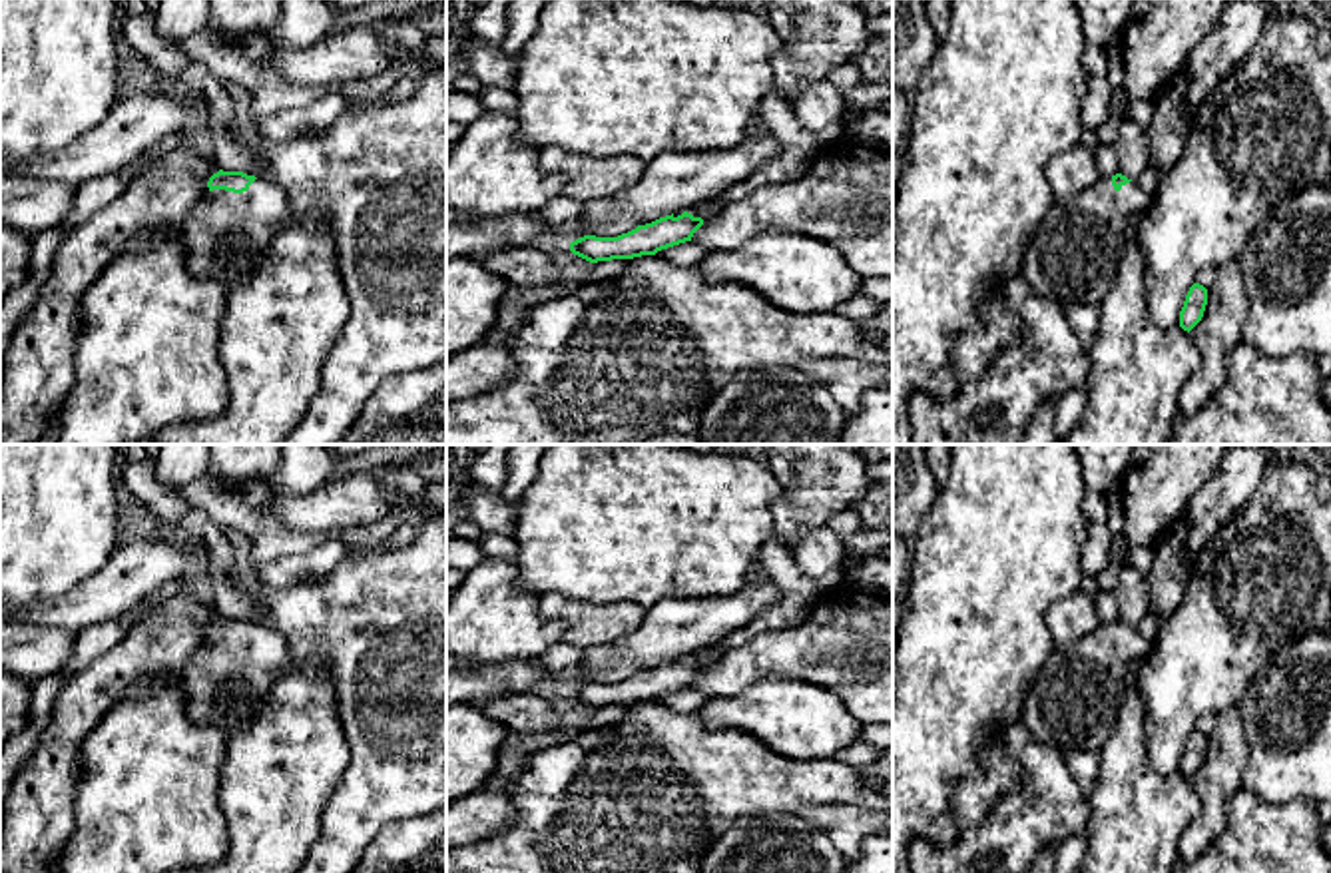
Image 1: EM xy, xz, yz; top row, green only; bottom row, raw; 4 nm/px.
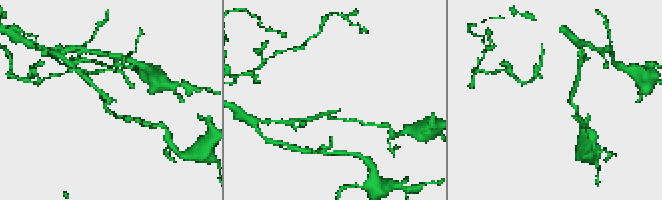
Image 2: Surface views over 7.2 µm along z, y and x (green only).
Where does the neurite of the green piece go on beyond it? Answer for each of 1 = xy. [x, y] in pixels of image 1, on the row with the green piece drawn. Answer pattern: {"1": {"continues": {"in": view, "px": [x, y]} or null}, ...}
{"1": {"continues": {"in": "xy", "px": [226, 236]}}}

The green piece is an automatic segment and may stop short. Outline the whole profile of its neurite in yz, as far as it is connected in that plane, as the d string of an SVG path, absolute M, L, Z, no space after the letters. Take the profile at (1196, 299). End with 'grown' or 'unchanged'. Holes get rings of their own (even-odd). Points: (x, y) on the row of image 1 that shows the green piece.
M1194 283L1180 311L1180 327L1190 333L1201 321L1205 305L1207 289L1199 283Z | unchanged

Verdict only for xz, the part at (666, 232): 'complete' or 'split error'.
split error

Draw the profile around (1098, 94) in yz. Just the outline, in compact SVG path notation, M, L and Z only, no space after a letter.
M1086 44L1082 54L1082 66L1086 72L1086 90L1082 98L1080 118L1084 128L1100 128L1108 116L1114 102L1114 90L1108 80L1108 54L1104 48Z

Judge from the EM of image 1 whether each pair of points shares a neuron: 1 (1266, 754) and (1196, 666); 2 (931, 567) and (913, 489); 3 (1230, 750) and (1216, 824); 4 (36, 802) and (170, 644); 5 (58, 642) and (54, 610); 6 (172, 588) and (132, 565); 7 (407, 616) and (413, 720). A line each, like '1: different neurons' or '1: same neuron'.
1: different neurons
2: different neurons
3: same neuron
4: same neuron
5: different neurons
6: different neurons
7: same neuron

